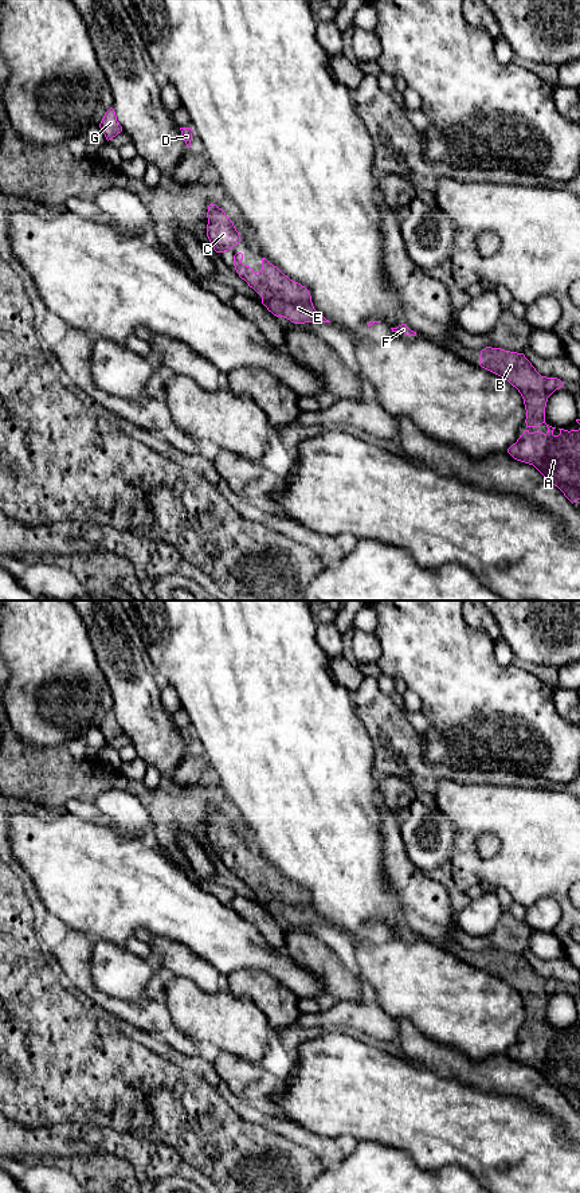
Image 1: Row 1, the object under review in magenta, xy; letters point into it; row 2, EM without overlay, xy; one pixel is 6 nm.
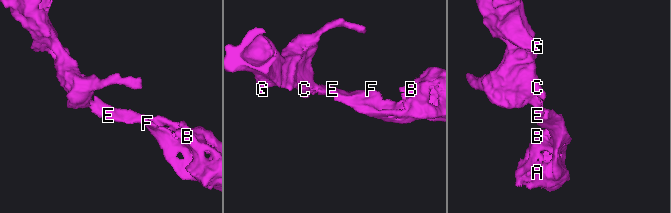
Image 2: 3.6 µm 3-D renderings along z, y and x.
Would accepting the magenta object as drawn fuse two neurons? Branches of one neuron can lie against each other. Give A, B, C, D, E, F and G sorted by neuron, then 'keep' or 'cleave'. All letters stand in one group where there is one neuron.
A B C D E F G | keep

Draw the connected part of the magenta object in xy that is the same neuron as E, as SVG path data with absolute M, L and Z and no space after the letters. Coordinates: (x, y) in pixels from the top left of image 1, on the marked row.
M242 253L234 255L236 273L262 297L262 304L274 316L285 317L294 324L330 322L314 309L309 290L290 279L266 258L262 258L260 271L243 265L242 259Z

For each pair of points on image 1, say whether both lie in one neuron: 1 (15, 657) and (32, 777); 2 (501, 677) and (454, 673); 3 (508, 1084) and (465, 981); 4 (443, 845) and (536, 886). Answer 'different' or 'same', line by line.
1: different
2: same
3: different
4: different

